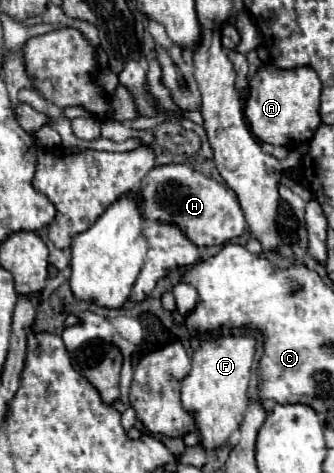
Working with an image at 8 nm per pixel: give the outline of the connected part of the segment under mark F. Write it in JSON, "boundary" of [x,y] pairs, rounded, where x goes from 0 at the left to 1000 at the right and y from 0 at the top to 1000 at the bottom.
{"boundary":[[[653,712],[611,721],[575,755],[575,780],[545,805],[545,860],[575,873],[593,915],[593,941],[617,953],[665,945],[689,915],[713,907],[743,860],[743,805],[760,759],[754,712]]]}

